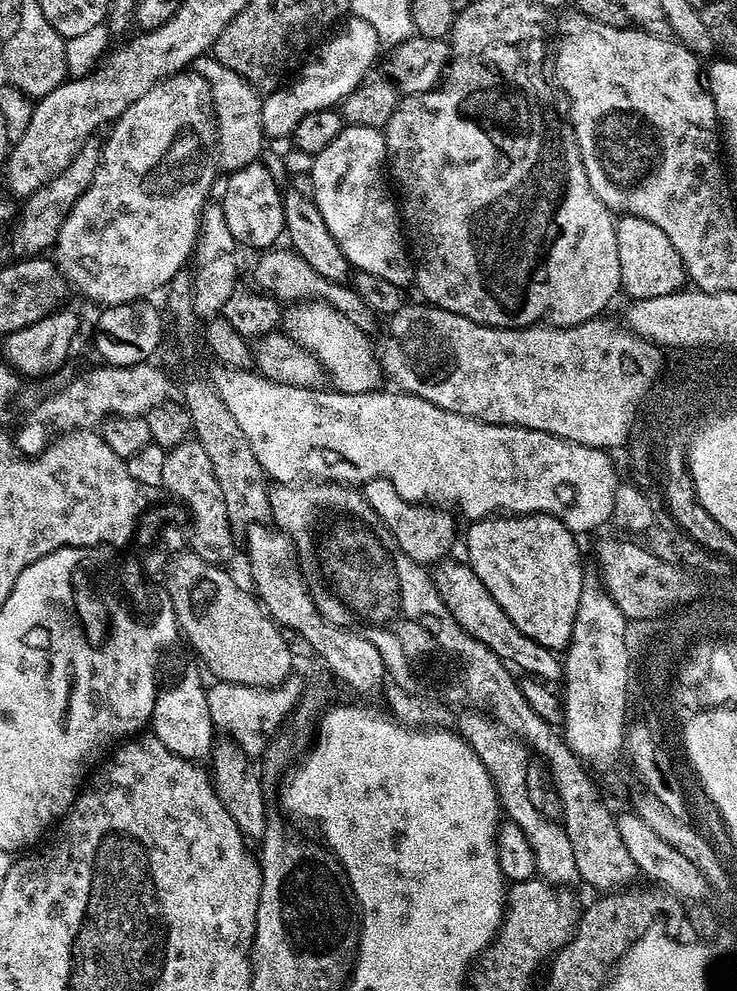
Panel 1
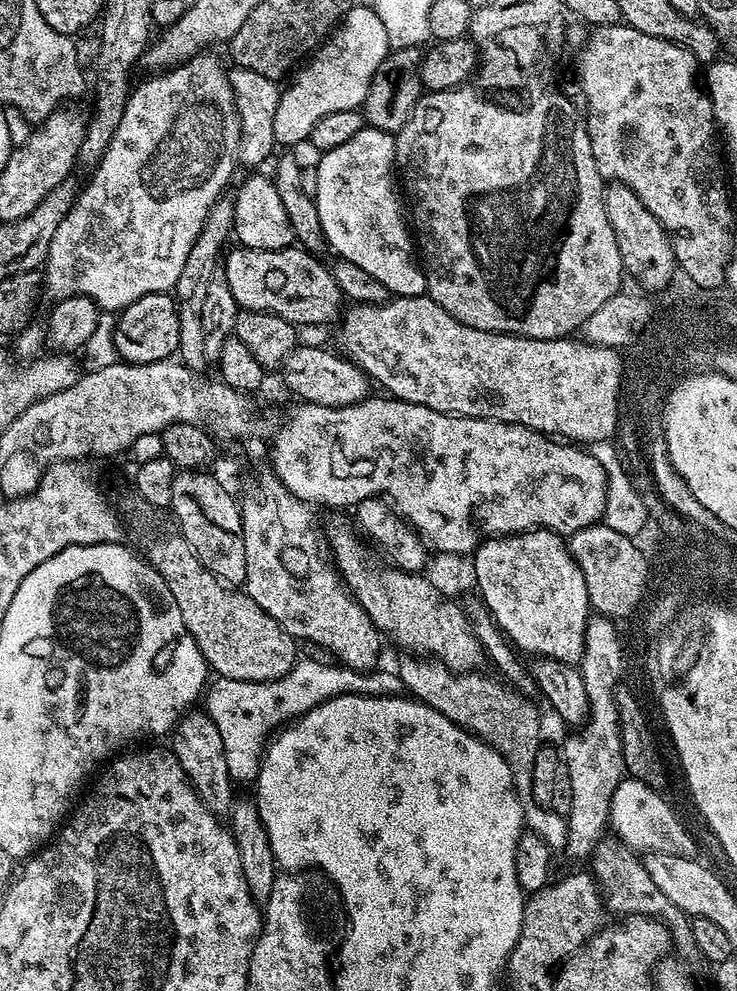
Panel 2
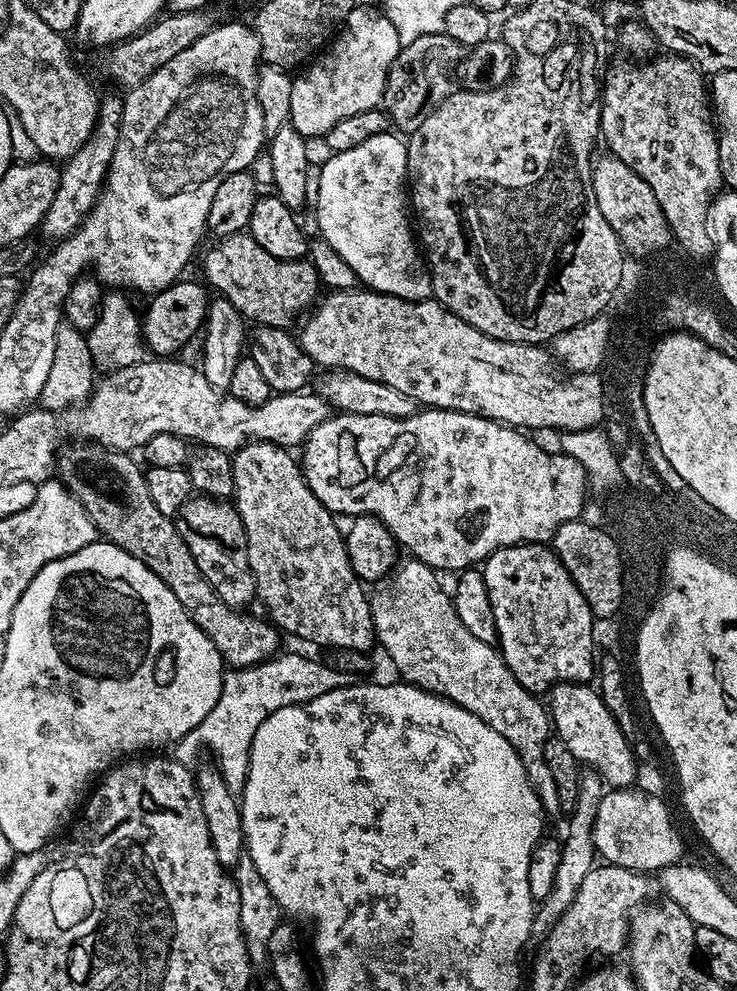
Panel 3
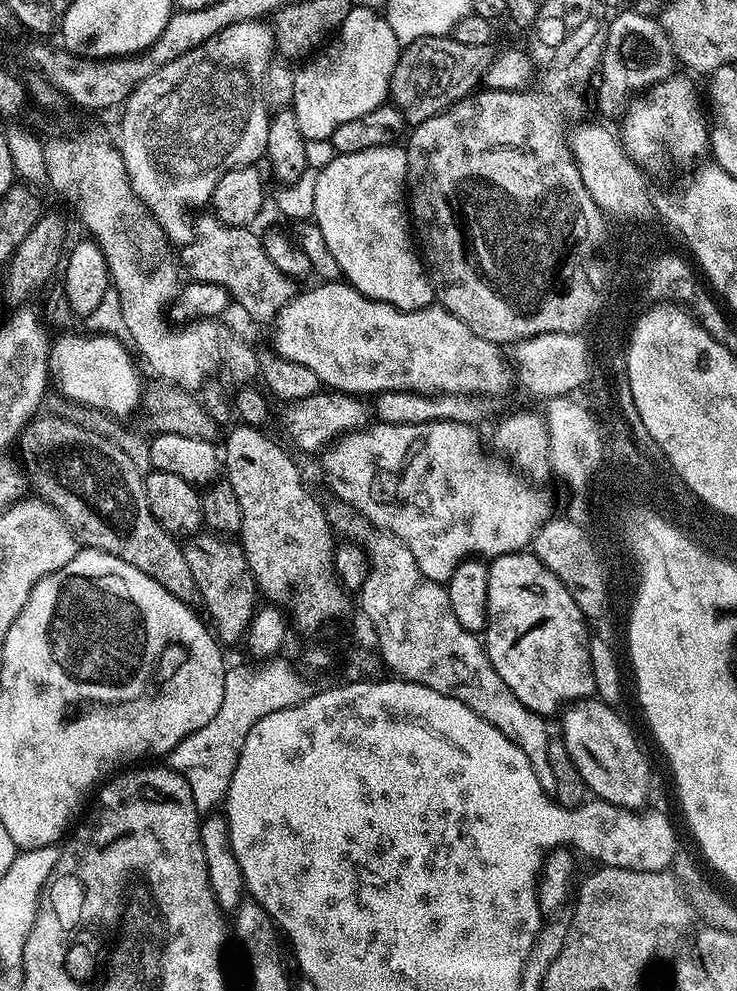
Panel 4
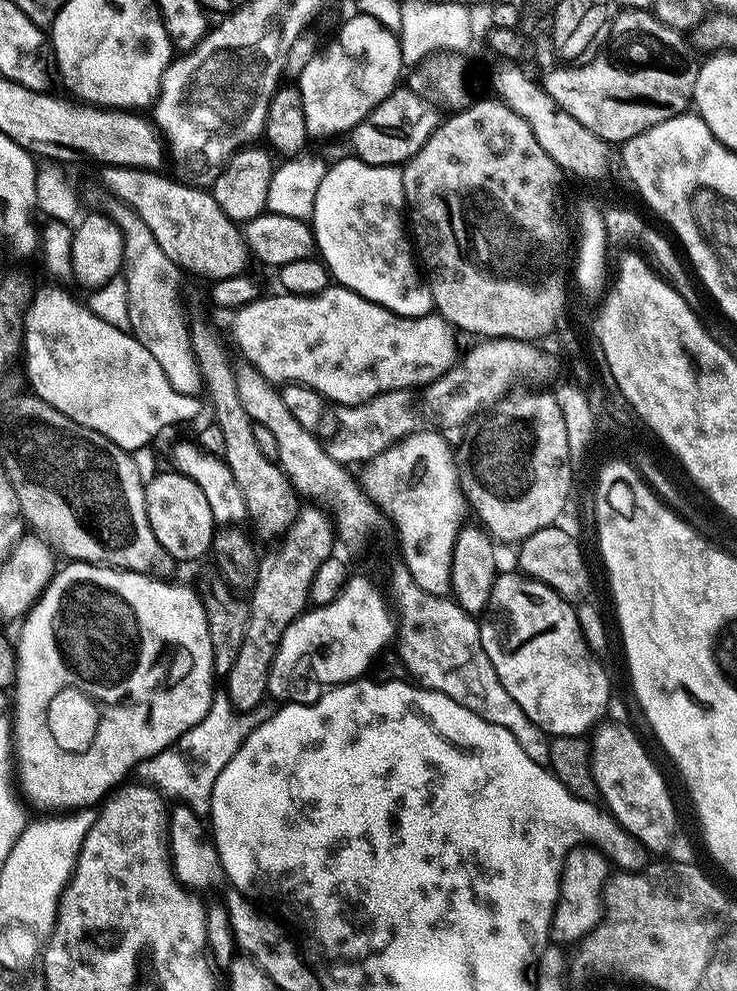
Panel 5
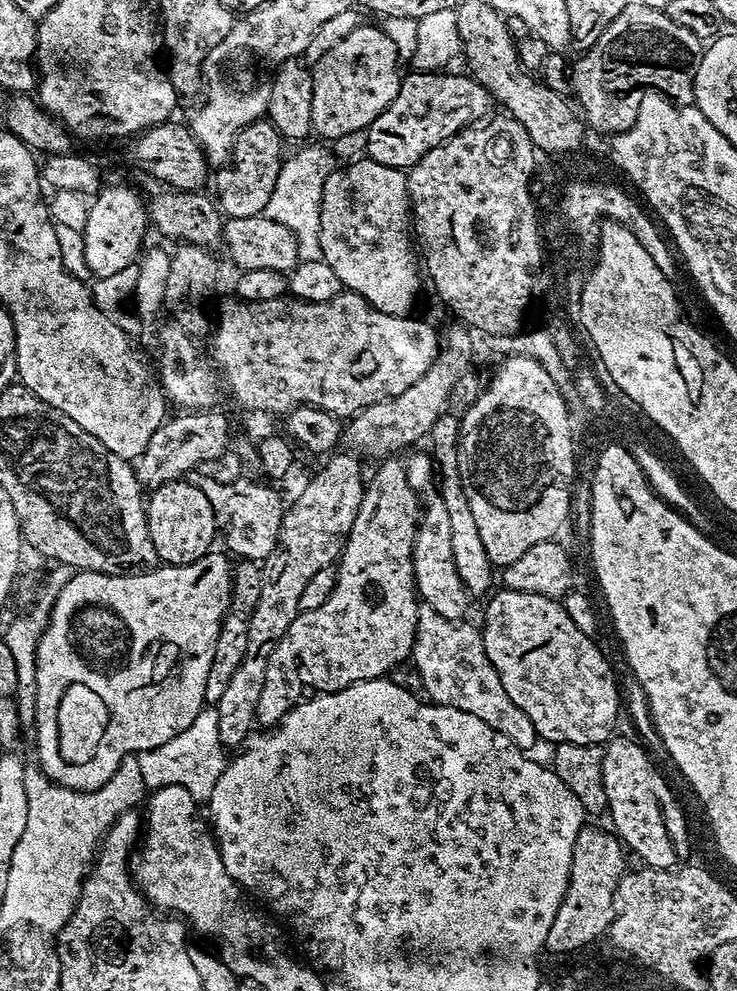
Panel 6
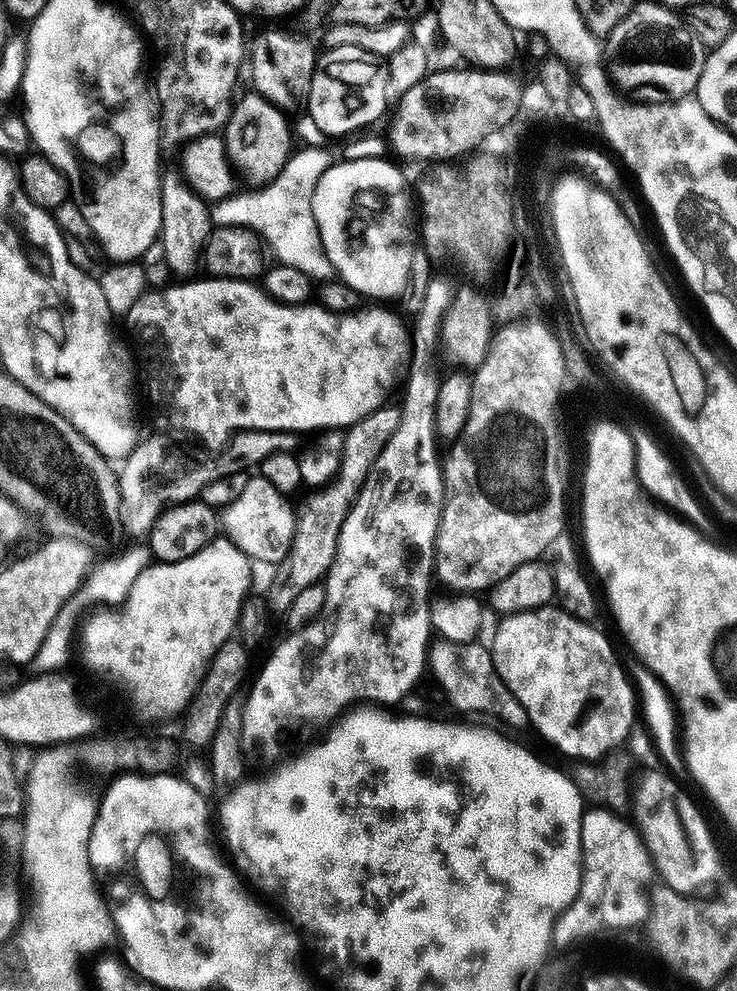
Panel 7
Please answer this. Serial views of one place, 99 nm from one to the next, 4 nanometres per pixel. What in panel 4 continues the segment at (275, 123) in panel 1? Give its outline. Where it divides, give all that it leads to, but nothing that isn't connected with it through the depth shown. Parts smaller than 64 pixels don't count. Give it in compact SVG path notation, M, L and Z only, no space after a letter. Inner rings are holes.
M352 7L331 43L295 69L290 107L298 118L298 130L302 130L304 139L327 140L342 122L362 118L362 114L370 114L370 110L385 103L401 49L394 30L390 30L387 15L370 8Z

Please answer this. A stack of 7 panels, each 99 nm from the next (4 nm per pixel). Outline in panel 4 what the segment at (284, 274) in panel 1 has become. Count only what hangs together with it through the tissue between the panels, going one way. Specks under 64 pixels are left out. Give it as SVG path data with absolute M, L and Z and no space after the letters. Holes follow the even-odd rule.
M206 212L195 220L192 240L183 248L180 262L185 273L187 275L189 273L191 275L189 277L194 282L202 281L207 284L221 285L228 292L233 303L235 305L237 303L252 319L269 323L295 296L296 284L295 281L282 274L274 262L270 261L265 252L263 239L252 231L254 230L249 227L232 227L222 223L213 213Z

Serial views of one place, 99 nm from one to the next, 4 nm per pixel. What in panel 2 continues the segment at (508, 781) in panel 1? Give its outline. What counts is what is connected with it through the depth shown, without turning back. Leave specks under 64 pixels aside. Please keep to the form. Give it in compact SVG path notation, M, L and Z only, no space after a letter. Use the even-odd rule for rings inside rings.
M436 658L428 660L404 660L398 667L398 673L405 689L421 704L429 704L431 708L441 710L448 708L452 716L456 712L472 712L476 720L484 720L488 728L480 728L484 732L484 743L495 748L504 755L504 761L512 771L512 784L520 799L524 811L524 823L527 831L538 834L542 842L553 850L563 850L568 837L568 821L563 816L545 810L534 800L531 793L531 774L534 772L536 751L542 745L540 739L540 716L536 713L533 701L520 695L511 687L505 686L499 679L491 680L483 676L483 671L477 670L467 674L457 674L448 665ZM412 691L412 692L411 692Z

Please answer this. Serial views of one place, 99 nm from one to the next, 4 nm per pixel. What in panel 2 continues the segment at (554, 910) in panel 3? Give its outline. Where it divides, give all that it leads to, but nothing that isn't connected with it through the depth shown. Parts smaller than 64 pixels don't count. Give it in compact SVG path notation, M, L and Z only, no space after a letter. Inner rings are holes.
M615 700L588 702L587 717L577 732L580 733L562 745L562 756L567 763L570 787L573 790L573 801L566 817L568 837L563 851L572 860L587 861L596 848L596 843L605 839L612 814L614 790L618 790L621 780L626 776Z

